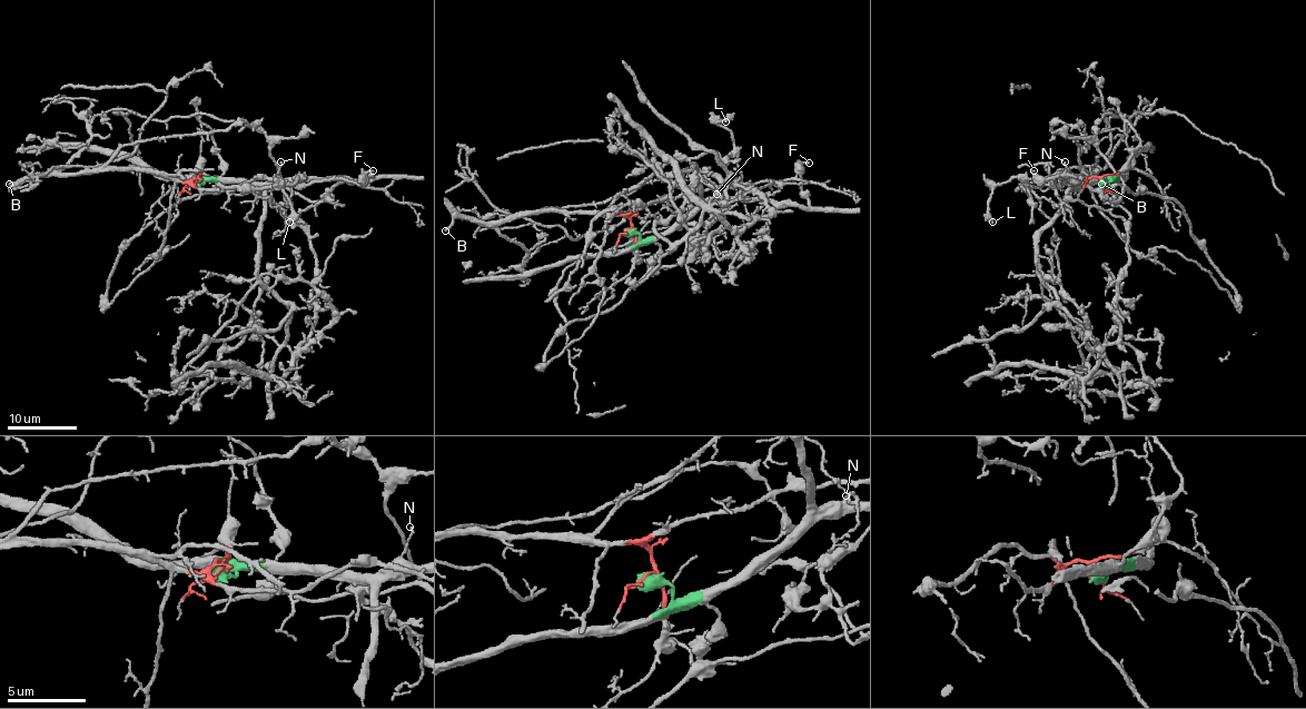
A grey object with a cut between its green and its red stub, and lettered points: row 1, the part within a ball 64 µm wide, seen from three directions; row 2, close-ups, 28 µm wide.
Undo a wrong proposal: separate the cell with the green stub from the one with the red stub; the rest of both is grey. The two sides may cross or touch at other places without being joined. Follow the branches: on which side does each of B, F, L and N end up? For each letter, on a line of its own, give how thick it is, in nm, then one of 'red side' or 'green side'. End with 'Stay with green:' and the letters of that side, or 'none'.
B: 200 nm | red side
F: 160 nm | green side
L: 420 nm | green side
N: 120 nm | green side
Stay with green: F, L, N

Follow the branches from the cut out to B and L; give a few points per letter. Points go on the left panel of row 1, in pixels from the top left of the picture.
B: (195, 183), (195, 177), (172, 180), (141, 170), (83, 170), (35, 175), (9, 184)
L: (195, 183), (296, 180), (304, 174), (305, 177), (298, 177), (283, 187), (289, 202), (289, 223)

